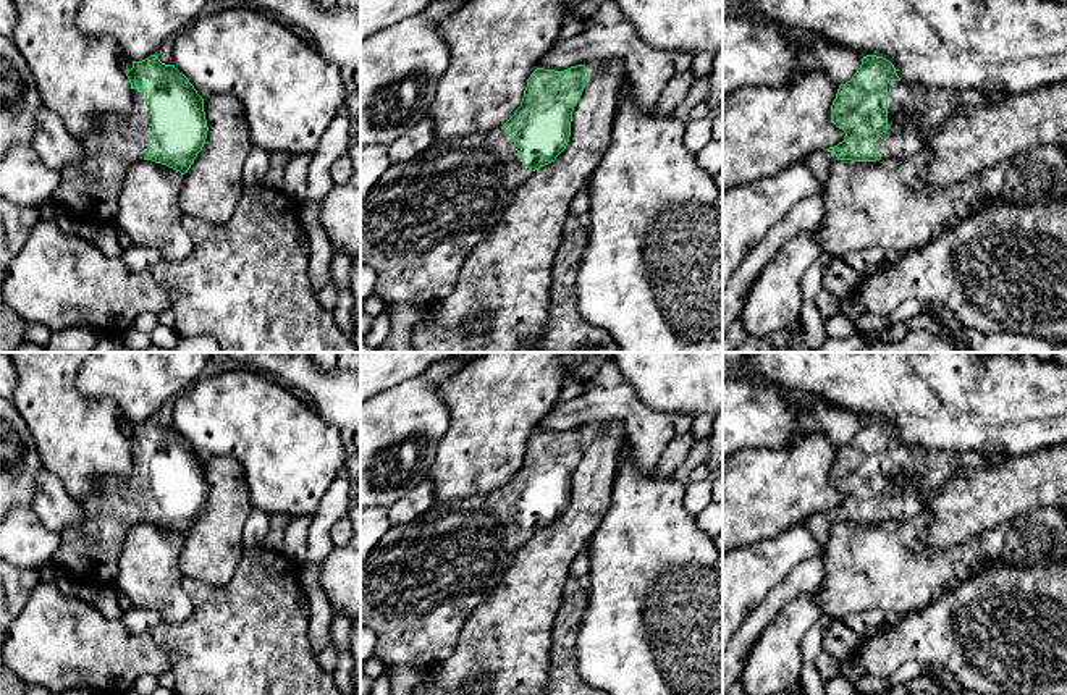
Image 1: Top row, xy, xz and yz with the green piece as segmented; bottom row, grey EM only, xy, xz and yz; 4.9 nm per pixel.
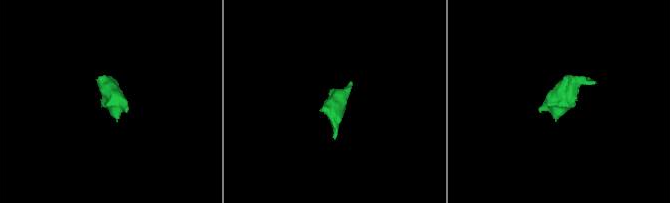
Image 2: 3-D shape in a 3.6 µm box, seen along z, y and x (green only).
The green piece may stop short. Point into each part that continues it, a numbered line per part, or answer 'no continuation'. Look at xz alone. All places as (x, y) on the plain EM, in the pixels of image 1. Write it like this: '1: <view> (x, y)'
1: xz (425, 577)

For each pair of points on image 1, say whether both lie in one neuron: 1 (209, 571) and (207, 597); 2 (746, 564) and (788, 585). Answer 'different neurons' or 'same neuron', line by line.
1: different neurons
2: different neurons

